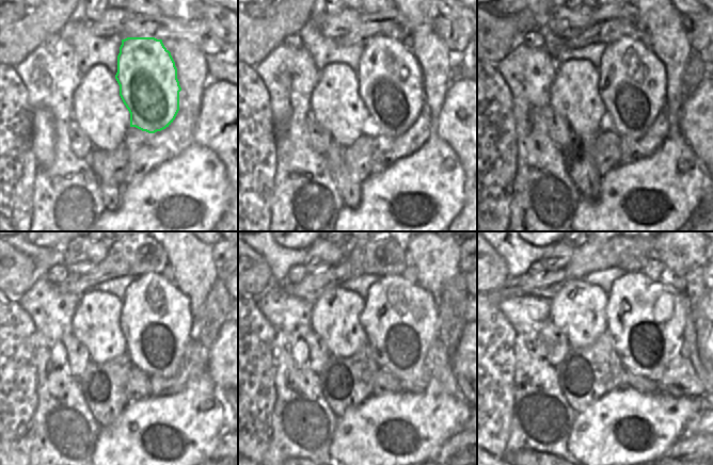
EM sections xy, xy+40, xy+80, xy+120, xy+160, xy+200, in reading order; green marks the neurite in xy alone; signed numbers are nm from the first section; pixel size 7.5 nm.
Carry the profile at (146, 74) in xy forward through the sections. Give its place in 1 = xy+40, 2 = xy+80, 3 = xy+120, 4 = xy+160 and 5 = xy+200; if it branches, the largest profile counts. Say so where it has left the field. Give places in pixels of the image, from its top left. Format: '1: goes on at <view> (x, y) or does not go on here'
1: goes on at xy+40 (390, 80)
2: goes on at xy+80 (632, 84)
3: goes on at xy+120 (156, 319)
4: goes on at xy+160 (400, 320)
5: goes on at xy+200 (646, 319)

